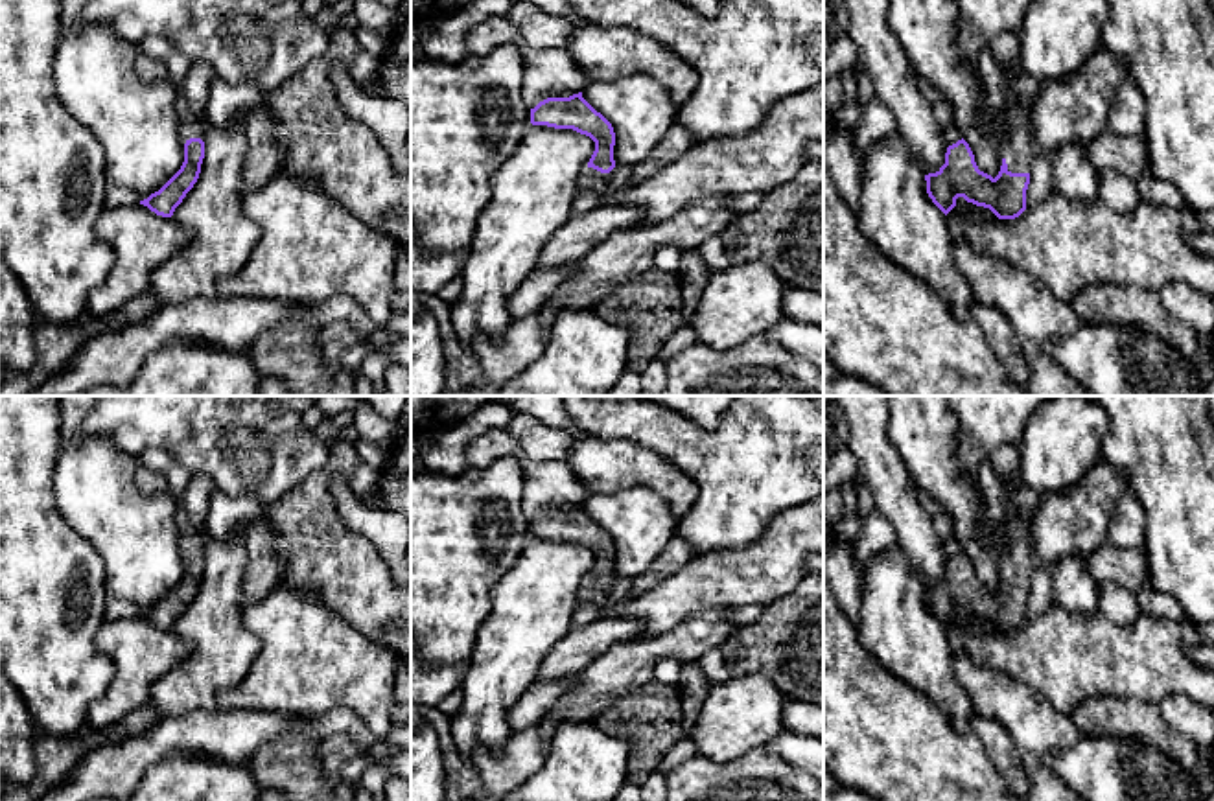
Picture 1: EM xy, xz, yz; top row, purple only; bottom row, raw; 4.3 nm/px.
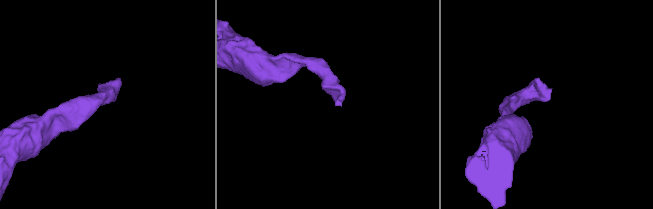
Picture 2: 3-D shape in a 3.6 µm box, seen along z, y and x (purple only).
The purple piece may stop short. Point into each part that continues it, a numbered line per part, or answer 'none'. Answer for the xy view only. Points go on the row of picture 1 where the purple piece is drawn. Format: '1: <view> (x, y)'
1: xy (198, 127)

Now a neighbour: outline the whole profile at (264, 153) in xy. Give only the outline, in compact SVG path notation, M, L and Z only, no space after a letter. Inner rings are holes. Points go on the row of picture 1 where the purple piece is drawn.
M265 99L258 105L245 107L241 114L247 138L247 157L243 164L245 195L267 184L280 171L284 149L274 136Z

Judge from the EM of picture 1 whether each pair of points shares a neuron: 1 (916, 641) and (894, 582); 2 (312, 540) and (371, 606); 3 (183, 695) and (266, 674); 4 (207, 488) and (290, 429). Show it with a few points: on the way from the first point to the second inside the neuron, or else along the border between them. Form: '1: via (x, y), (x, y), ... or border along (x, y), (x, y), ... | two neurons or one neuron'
1: via (901, 626), (894, 619), (894, 597) | one neuron
2: via (328, 557), (361, 590) | one neuron
3: border along (262, 641), (251, 669), (220, 695), (218, 706) | two neurons
4: border along (192, 474), (207, 474), (220, 488) | two neurons

